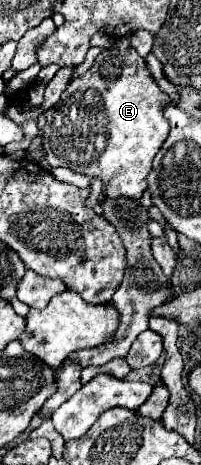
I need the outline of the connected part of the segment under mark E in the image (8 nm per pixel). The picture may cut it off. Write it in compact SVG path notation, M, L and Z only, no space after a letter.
M102 51L92 69L76 77L62 93L62 101L44 113L46 125L42 129L42 147L46 161L50 167L68 167L88 177L100 177L104 183L104 195L108 199L140 199L148 187L146 177L152 169L152 159L170 131L168 119L162 111L168 101L170 97L154 83L144 59L136 51Z

